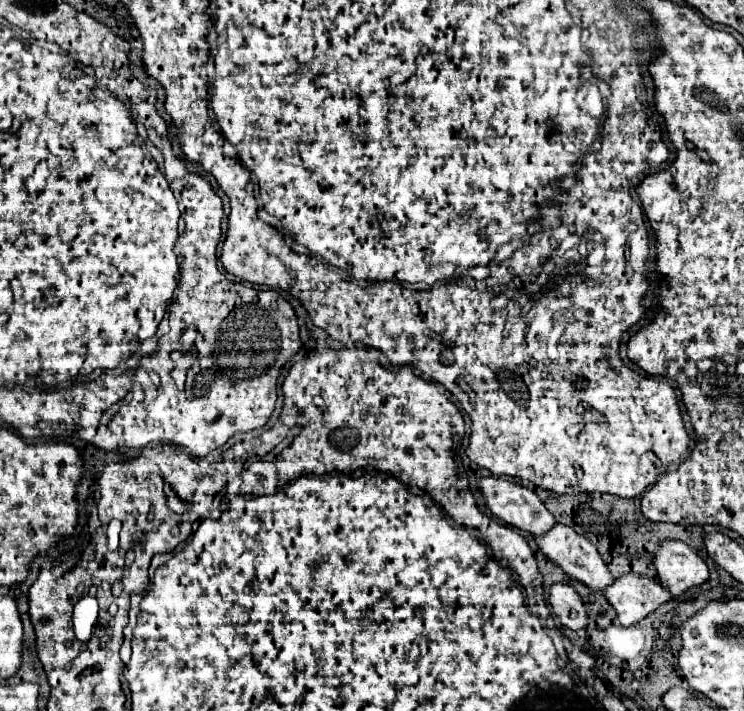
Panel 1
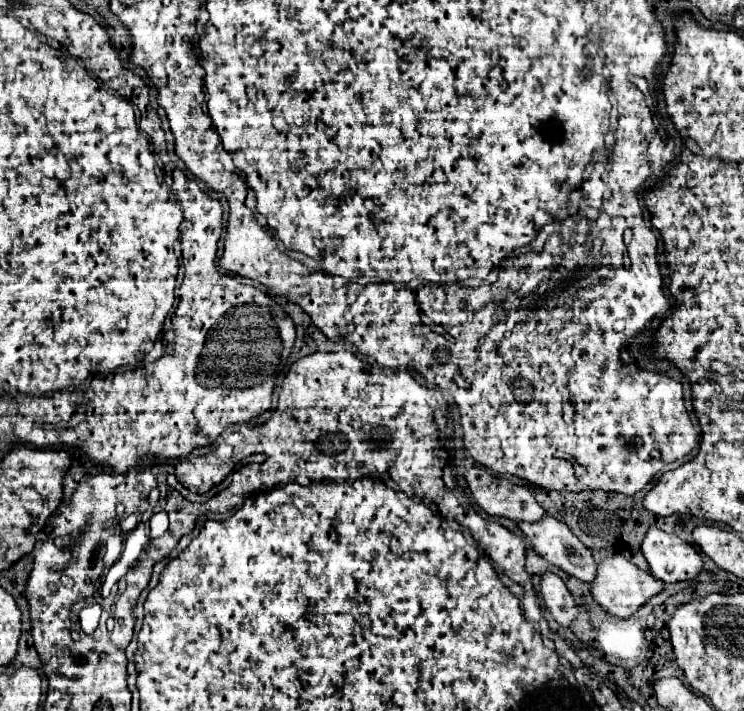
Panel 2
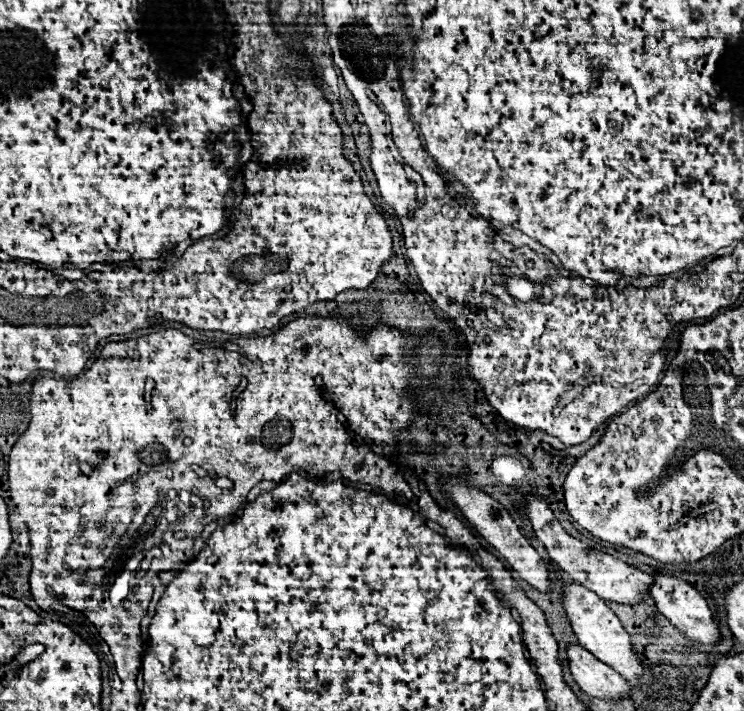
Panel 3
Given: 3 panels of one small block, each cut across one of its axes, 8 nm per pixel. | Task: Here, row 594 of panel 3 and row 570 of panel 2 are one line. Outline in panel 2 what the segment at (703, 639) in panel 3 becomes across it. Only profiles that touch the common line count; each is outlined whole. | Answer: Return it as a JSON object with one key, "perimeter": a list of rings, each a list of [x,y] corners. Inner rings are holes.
{"perimeter":[[[652,526],[642,542],[642,554],[646,556],[652,576],[662,582],[694,580],[702,570],[702,556],[692,544]]]}

